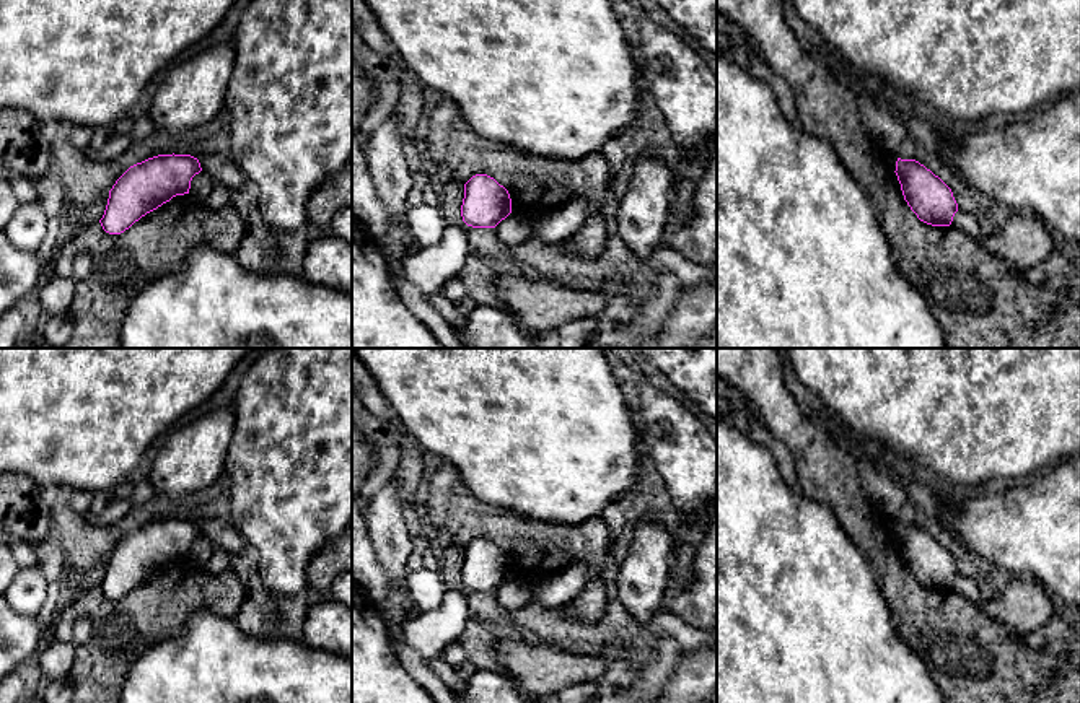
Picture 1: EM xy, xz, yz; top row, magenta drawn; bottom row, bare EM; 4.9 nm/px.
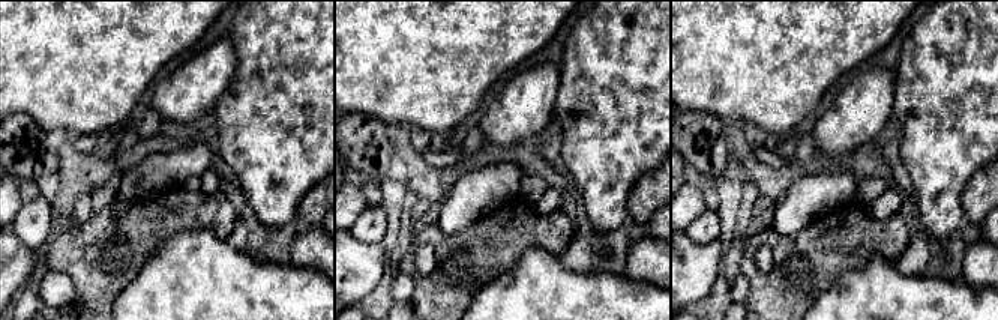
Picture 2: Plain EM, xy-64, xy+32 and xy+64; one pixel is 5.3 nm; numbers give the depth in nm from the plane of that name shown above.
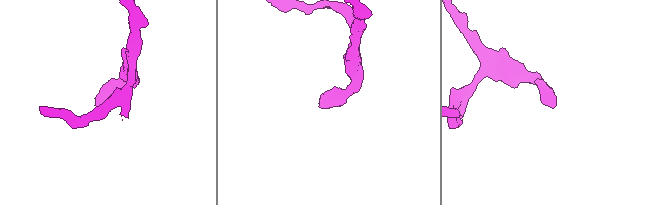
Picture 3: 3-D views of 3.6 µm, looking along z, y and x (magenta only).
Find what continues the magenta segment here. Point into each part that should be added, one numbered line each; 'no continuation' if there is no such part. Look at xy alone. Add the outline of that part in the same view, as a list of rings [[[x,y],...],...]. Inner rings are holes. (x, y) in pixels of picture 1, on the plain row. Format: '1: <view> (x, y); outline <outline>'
no continuation

